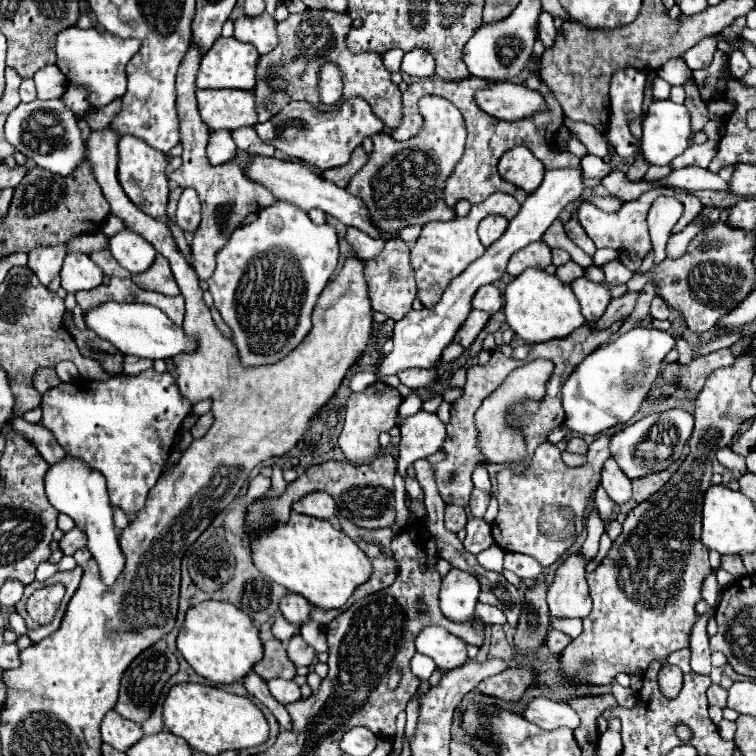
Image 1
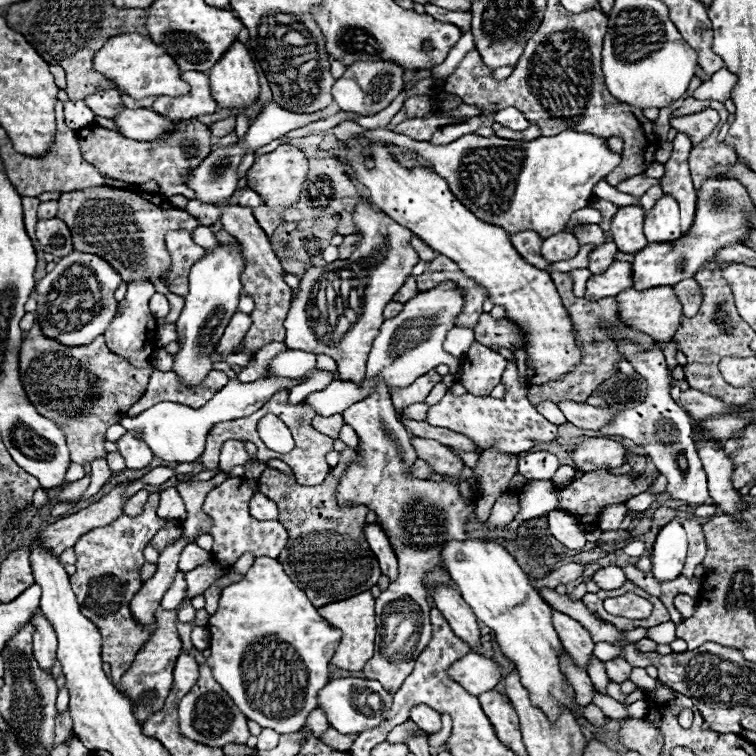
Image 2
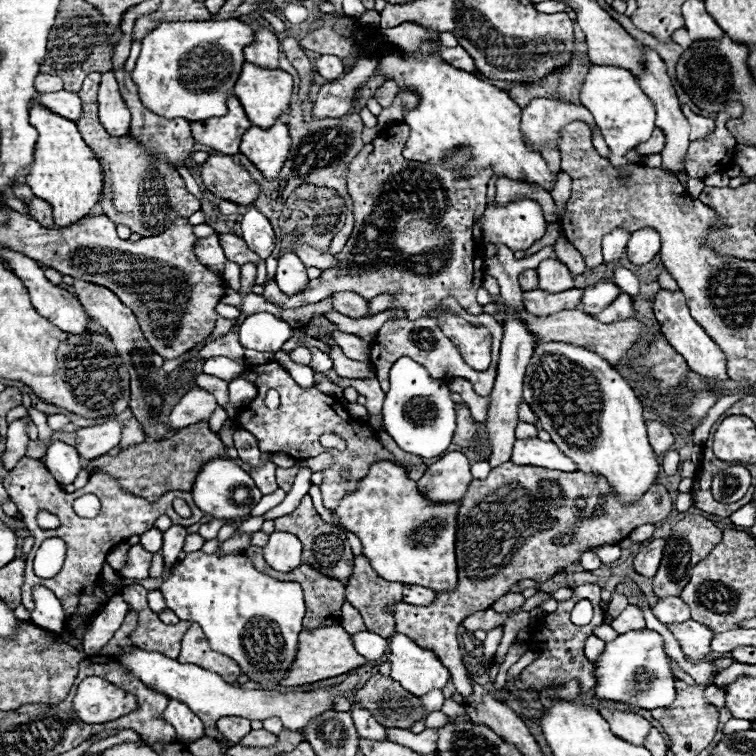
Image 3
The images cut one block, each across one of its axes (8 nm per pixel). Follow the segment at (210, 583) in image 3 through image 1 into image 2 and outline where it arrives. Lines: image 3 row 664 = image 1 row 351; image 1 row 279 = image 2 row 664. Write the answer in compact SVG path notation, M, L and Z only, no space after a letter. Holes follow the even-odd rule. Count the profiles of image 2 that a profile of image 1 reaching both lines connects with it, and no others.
M260 556L256 558L256 562L252 564L252 568L246 572L246 576L240 580L240 582L234 582L230 586L226 586L222 590L222 596L220 596L220 604L218 604L218 610L216 614L210 616L210 650L212 654L208 656L208 664L212 666L214 670L214 678L216 682L220 682L220 686L230 694L230 698L236 702L236 706L240 706L240 710L248 716L248 720L254 720L258 722L262 728L272 728L276 730L278 734L294 734L296 730L300 730L304 724L306 724L306 718L308 714L318 708L318 690L322 690L326 684L328 684L328 676L330 676L330 660L336 652L336 646L340 644L340 638L342 638L342 630L334 628L330 622L326 622L318 612L316 608L312 606L312 602L308 600L308 596L288 578L288 574L284 572L282 564L274 558L268 558L268 556Z

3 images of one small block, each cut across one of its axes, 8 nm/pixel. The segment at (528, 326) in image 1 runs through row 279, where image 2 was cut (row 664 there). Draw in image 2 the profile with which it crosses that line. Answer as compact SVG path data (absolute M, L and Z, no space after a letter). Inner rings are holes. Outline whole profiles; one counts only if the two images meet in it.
M470 536L466 540L448 540L442 546L442 560L476 618L494 630L504 656L518 668L522 684L532 694L532 702L550 718L560 714L560 706L570 708L574 690L558 666L562 642L552 626L552 608L530 584L528 574L522 572L514 556L494 540Z

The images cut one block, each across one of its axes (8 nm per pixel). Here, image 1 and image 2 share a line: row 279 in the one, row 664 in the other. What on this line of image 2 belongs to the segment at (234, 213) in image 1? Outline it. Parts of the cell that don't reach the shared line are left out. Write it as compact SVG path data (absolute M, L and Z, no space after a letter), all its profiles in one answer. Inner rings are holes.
M200 664L200 678L196 686L180 700L178 726L180 726L180 734L186 736L188 740L194 740L212 748L222 748L232 742L246 744L246 740L250 738L248 718L240 712L240 708L232 702L232 698L214 680L212 668L208 664Z

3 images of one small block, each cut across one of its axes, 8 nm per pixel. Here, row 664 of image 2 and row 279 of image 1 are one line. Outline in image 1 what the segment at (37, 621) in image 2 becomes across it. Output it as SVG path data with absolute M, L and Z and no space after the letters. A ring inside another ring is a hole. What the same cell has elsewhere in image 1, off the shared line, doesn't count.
M50 246L50 248L34 248L28 252L28 268L38 276L38 280L48 286L62 268L62 262L68 252L64 252L64 246Z

